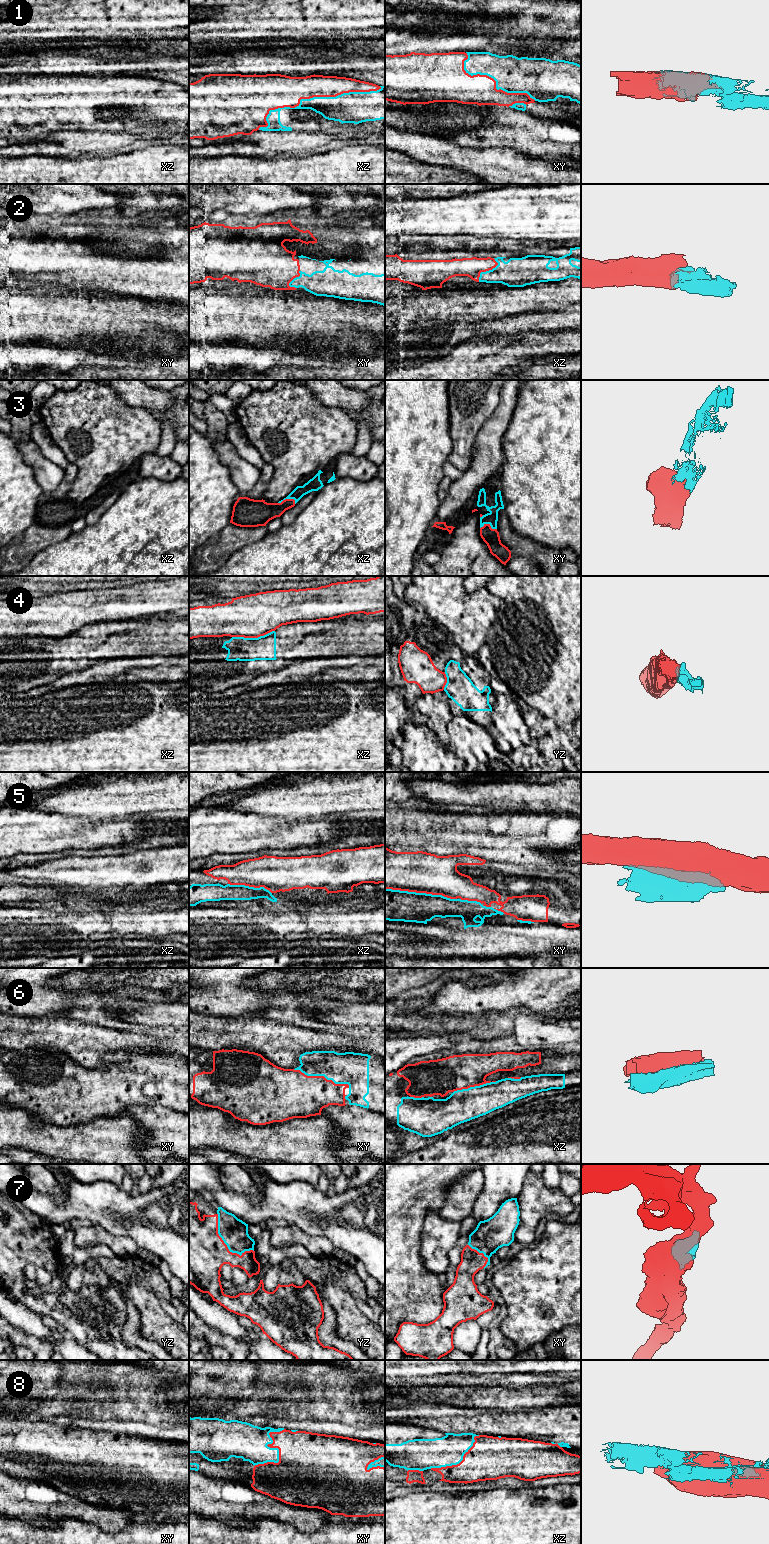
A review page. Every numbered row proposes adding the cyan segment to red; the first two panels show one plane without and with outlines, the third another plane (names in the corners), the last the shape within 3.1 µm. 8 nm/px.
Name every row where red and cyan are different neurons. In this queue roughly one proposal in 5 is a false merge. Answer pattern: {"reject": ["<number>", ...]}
{"reject": ["4", "5"]}

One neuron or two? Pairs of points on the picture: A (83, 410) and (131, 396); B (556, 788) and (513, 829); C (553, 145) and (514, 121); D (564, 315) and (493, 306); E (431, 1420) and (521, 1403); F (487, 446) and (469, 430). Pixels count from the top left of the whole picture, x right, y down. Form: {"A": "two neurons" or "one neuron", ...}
{"A": "two neurons", "B": "two neurons", "C": "one neuron", "D": "two neurons", "E": "two neurons", "F": "two neurons"}

